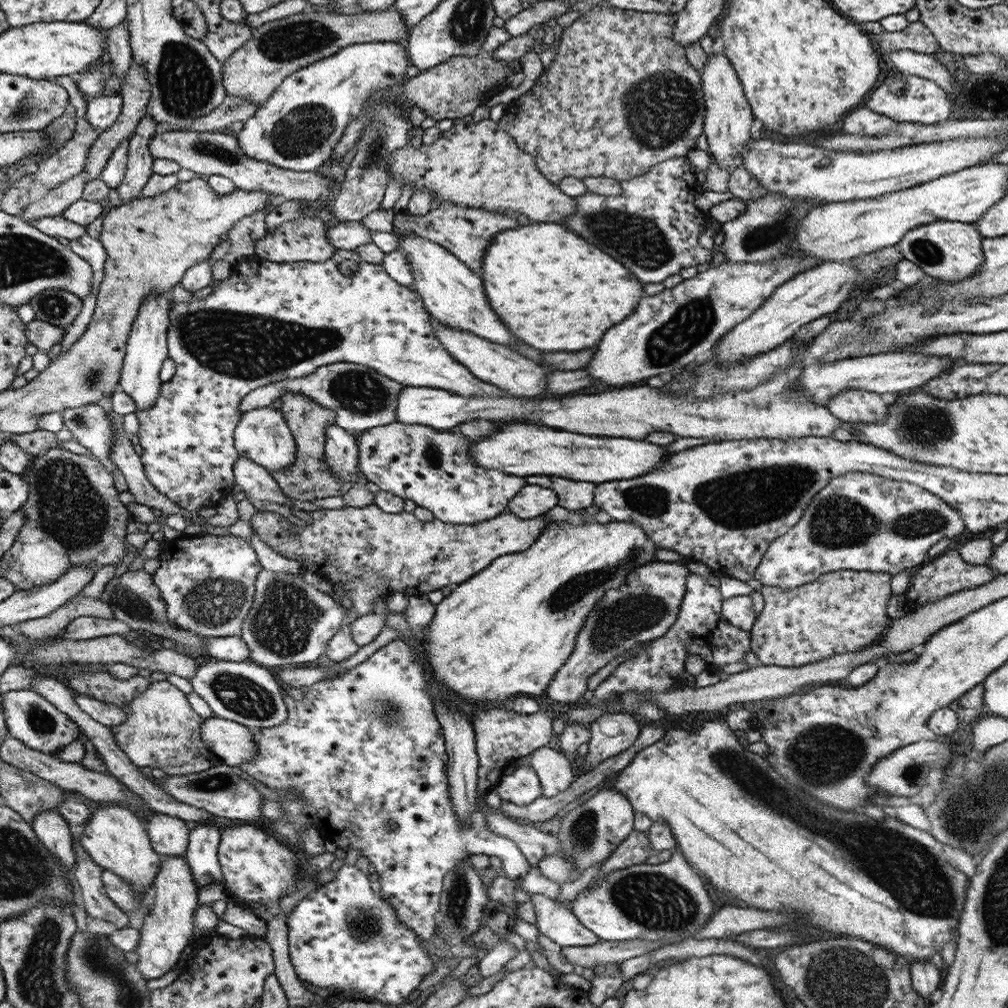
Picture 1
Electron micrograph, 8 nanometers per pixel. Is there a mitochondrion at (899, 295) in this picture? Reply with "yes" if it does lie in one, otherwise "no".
no

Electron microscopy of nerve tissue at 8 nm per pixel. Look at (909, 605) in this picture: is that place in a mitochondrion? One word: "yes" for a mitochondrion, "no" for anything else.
no

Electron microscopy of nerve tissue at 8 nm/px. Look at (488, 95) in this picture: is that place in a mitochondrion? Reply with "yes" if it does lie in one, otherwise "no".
no

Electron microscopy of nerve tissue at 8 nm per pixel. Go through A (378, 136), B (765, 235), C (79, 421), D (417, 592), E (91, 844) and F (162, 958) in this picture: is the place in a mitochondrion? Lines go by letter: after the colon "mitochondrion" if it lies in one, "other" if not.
A: mitochondrion
B: mitochondrion
C: mitochondrion
D: other
E: other
F: other

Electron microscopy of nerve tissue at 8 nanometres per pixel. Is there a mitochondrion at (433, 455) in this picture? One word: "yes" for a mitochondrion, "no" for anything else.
yes

